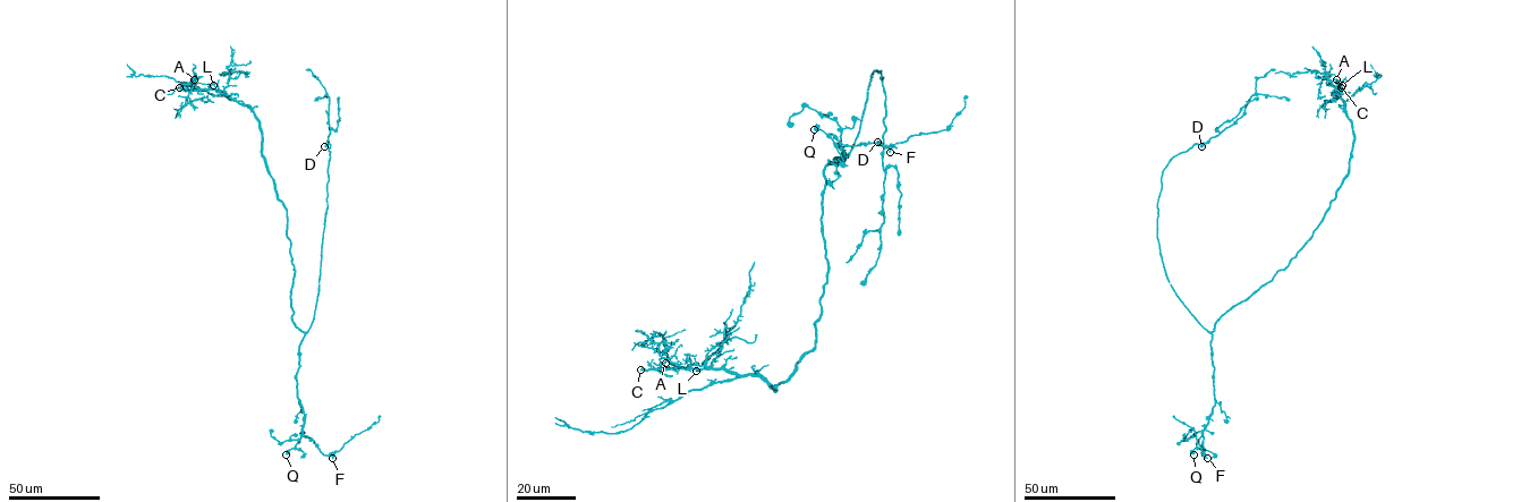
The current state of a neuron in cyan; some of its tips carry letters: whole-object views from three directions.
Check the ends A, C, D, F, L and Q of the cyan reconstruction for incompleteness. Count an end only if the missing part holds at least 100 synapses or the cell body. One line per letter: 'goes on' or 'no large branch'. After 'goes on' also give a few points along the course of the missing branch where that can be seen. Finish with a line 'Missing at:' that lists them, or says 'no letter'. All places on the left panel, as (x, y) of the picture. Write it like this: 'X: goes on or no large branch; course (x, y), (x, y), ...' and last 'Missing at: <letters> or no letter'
A: no large branch
C: goes on; course (179, 87), (175, 86), (176, 67), (185, 60)
D: no large branch
F: no large branch
L: no large branch
Q: no large branch
Missing at: C

